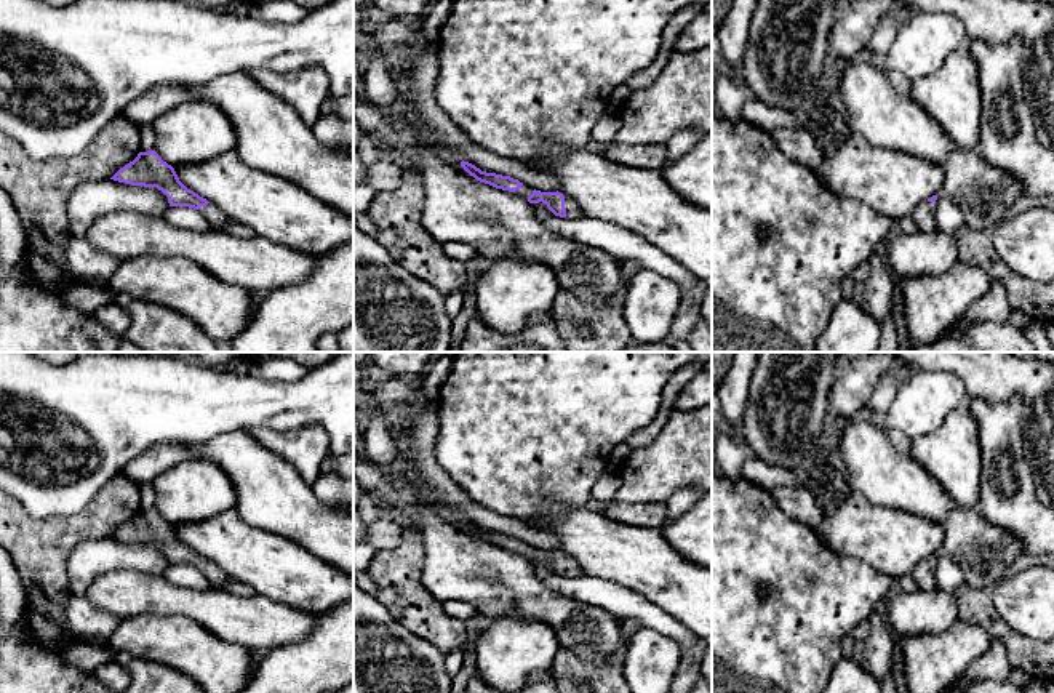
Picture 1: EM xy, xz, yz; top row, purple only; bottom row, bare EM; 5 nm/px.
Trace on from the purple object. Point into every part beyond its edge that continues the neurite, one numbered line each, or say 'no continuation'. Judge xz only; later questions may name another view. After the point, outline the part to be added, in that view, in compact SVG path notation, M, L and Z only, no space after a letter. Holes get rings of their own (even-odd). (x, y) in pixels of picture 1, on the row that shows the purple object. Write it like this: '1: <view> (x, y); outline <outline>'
1: xz (571, 207); outline M565 195L566 218L582 218L584 213L579 210L577 203Z

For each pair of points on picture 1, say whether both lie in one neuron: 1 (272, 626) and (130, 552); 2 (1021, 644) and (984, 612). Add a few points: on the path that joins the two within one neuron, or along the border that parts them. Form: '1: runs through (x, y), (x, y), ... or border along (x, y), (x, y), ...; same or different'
1: border along (125, 568), (162, 576); different
2: runs through (1011, 639), (989, 621); same

